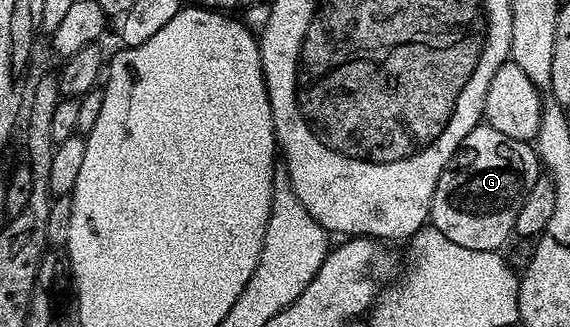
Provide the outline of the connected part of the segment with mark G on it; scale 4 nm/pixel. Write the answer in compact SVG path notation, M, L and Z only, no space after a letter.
M482 122L463 138L451 162L443 174L439 174L429 207L432 227L447 234L458 246L467 246L467 250L495 252L504 249L509 236L514 235L519 206L523 206L531 186L535 186L542 175L543 165L532 143L511 138Z

